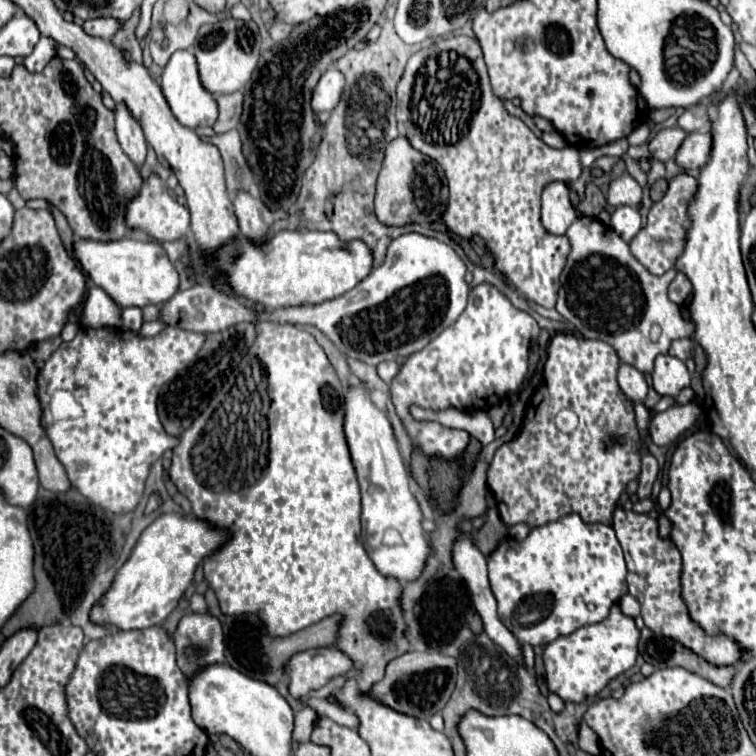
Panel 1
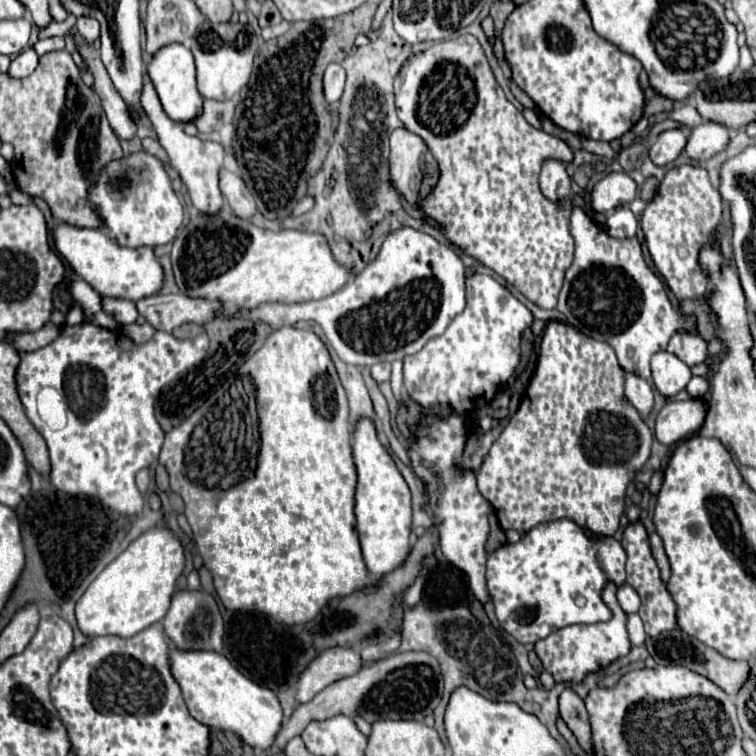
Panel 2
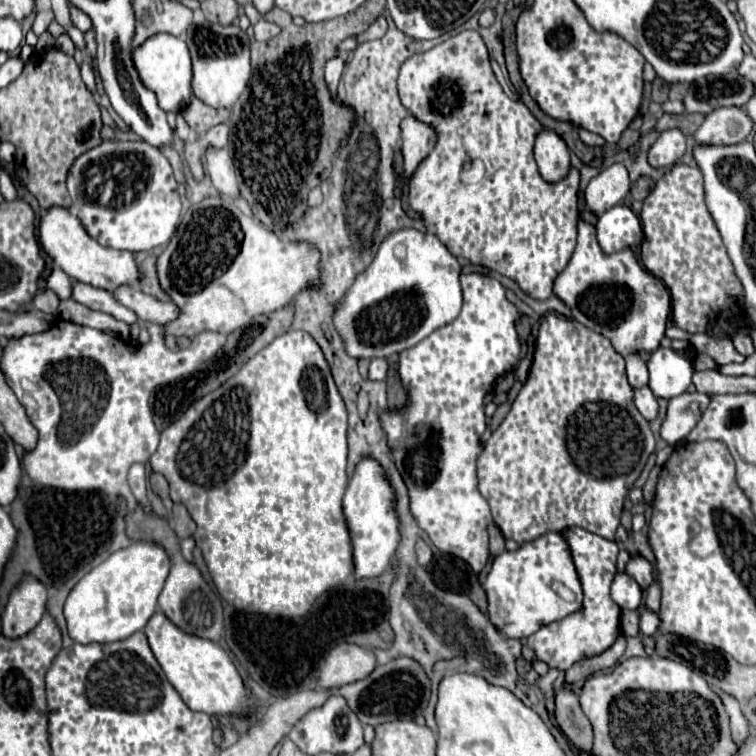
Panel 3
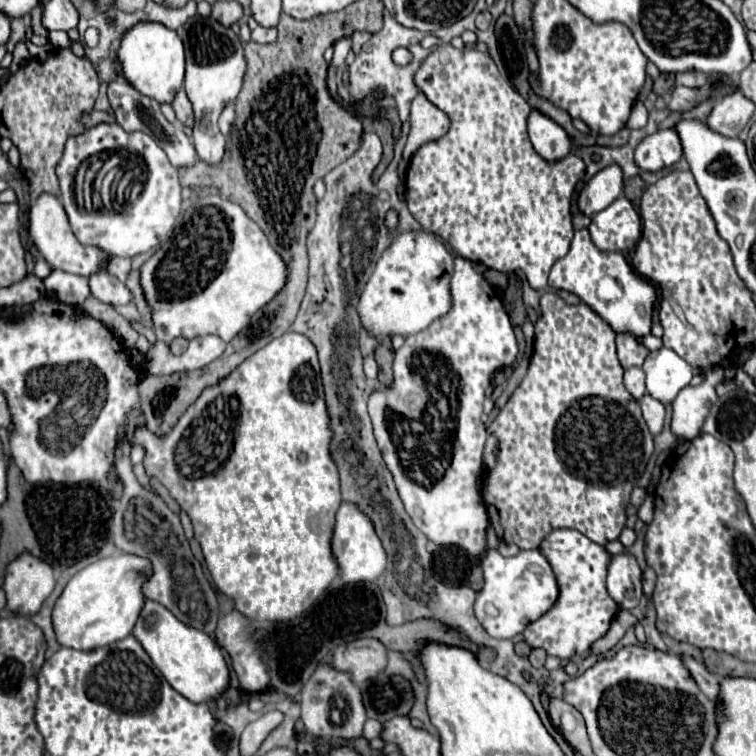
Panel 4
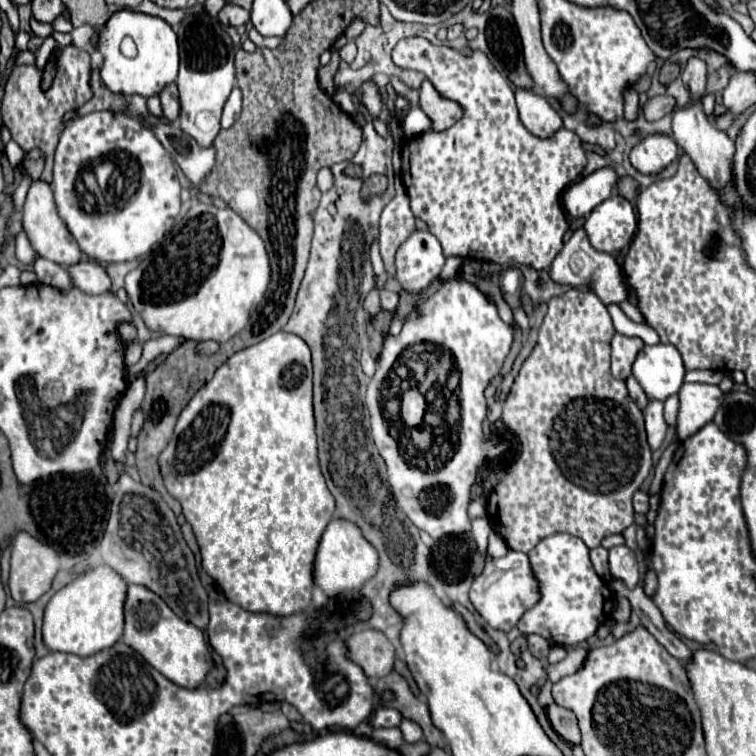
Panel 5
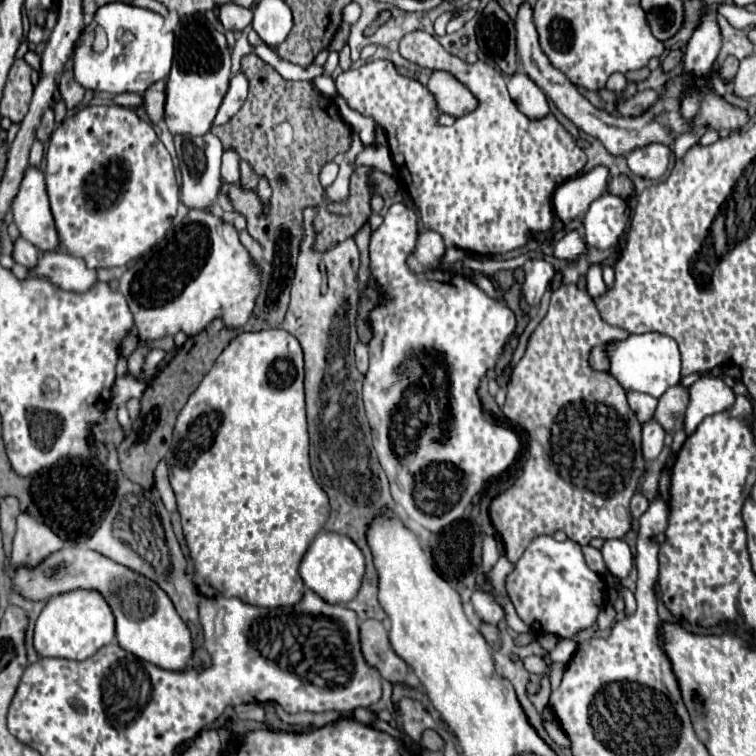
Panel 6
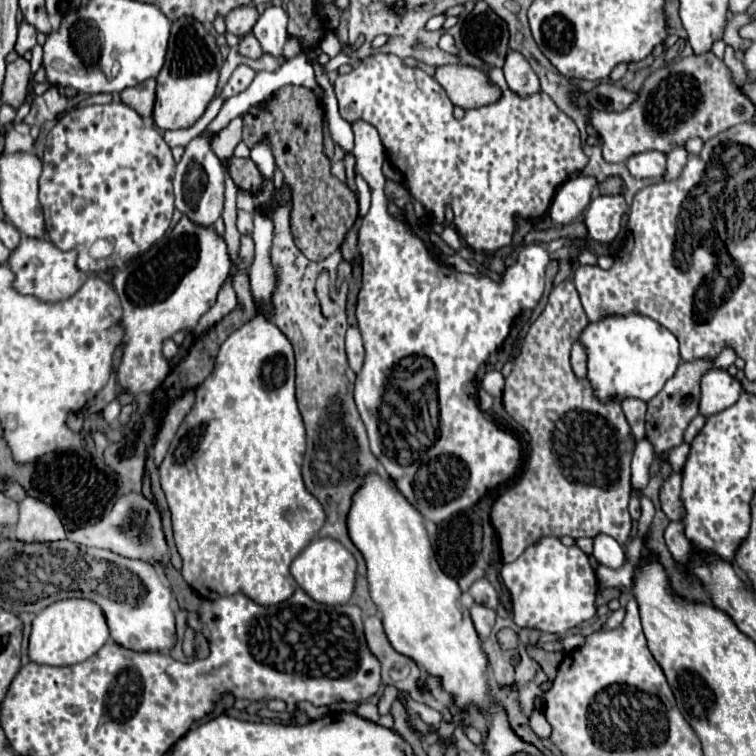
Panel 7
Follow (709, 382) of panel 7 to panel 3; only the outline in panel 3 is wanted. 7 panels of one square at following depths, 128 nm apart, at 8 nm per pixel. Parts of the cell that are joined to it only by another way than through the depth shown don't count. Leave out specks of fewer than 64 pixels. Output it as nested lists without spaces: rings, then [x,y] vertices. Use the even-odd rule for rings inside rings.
[[[684,392],[670,400],[668,414],[662,424],[662,438],[668,444],[676,444],[684,440],[690,430],[698,424],[704,408],[708,406],[710,396],[702,392]]]

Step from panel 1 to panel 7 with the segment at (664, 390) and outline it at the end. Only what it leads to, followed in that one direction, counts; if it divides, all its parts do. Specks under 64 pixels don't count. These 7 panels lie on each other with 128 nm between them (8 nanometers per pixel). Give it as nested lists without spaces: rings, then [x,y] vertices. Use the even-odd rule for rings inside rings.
[[[640,312],[602,316],[598,322],[588,322],[584,332],[580,332],[578,342],[584,346],[588,358],[586,380],[592,384],[594,396],[604,404],[610,398],[616,402],[626,398],[640,398],[648,402],[662,390],[664,382],[680,364],[676,336]]]

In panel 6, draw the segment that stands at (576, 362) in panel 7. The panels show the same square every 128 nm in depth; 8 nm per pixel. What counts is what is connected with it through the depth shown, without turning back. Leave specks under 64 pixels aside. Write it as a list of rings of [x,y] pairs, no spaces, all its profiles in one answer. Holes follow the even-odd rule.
[[[592,348],[588,354],[588,364],[592,364],[592,370],[596,372],[608,372],[608,358],[606,358],[606,348]]]

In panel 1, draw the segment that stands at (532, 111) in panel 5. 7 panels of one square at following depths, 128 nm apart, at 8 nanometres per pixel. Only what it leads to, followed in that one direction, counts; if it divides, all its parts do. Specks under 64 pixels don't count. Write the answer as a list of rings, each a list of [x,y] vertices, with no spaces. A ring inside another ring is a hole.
[[[550,182],[542,190],[542,224],[552,234],[564,234],[578,218],[568,196],[566,182]]]

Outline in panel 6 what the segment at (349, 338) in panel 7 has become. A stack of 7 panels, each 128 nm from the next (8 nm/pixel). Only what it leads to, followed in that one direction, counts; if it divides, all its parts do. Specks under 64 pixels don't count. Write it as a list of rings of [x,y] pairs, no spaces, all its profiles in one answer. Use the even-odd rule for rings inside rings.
[[[358,342],[354,350],[356,350],[356,368],[362,374],[366,374],[366,370],[368,370],[368,346],[362,344],[362,342]]]

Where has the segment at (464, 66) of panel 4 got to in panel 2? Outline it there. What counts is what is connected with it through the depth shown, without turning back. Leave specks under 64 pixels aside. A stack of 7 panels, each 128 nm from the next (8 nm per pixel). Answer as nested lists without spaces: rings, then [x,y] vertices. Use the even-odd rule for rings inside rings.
[[[474,36],[444,40],[424,52],[412,54],[394,80],[394,94],[400,120],[410,132],[424,138],[440,168],[436,186],[424,198],[424,204],[420,204],[424,214],[440,224],[444,238],[462,250],[462,254],[498,272],[536,306],[556,308],[564,272],[574,256],[574,240],[568,230],[572,198],[564,202],[548,200],[538,188],[538,170],[546,158],[570,162],[572,150],[560,138],[530,126],[522,112],[506,100]],[[432,72],[436,72],[436,86],[432,84]]]

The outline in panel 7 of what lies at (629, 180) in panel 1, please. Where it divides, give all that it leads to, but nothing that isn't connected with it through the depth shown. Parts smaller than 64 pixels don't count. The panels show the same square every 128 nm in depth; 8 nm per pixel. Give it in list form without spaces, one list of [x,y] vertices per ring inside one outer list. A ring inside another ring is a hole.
[[[576,176],[566,180],[550,206],[550,216],[556,224],[570,224],[572,220],[576,220],[582,210],[588,206],[588,202],[592,200],[592,192],[596,188],[596,180],[590,176]]]

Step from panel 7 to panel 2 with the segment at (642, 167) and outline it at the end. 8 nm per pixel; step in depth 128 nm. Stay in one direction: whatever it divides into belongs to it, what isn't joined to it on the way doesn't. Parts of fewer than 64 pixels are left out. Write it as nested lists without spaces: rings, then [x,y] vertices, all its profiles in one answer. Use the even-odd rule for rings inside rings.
[[[666,130],[666,132],[662,132],[656,138],[656,142],[650,146],[652,162],[658,164],[658,166],[672,164],[680,156],[680,152],[684,150],[686,140],[688,140],[688,136],[682,130]]]

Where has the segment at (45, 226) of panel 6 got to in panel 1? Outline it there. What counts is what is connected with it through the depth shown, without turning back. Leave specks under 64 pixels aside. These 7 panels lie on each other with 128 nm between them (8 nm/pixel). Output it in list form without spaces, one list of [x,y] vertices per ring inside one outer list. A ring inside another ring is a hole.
[[[130,236],[110,242],[76,238],[72,242],[72,254],[80,262],[82,270],[90,276],[90,280],[122,308],[144,308],[148,304],[158,306],[178,292],[178,272],[158,242],[142,242]]]

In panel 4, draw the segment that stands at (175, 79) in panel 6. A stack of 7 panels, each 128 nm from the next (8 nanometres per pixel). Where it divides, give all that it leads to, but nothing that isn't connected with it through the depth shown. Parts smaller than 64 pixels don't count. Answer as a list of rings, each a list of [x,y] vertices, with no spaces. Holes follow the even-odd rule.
[[[194,16],[184,26],[184,52],[186,52],[186,76],[184,90],[196,112],[196,122],[192,128],[192,142],[198,156],[208,164],[218,164],[226,150],[226,138],[218,128],[218,116],[226,104],[234,102],[246,72],[246,60],[242,52],[240,38],[218,20]]]

